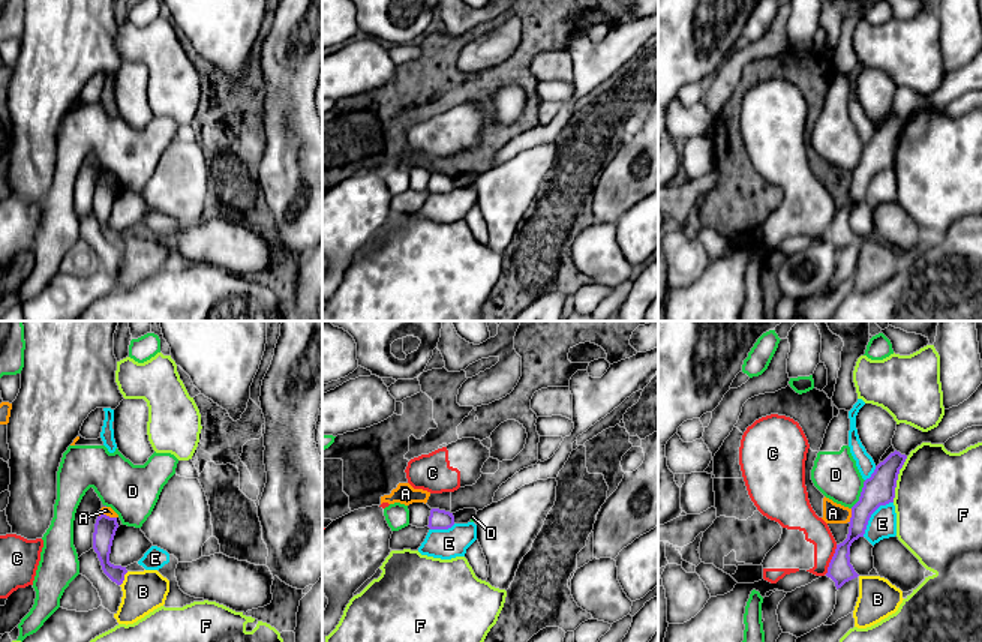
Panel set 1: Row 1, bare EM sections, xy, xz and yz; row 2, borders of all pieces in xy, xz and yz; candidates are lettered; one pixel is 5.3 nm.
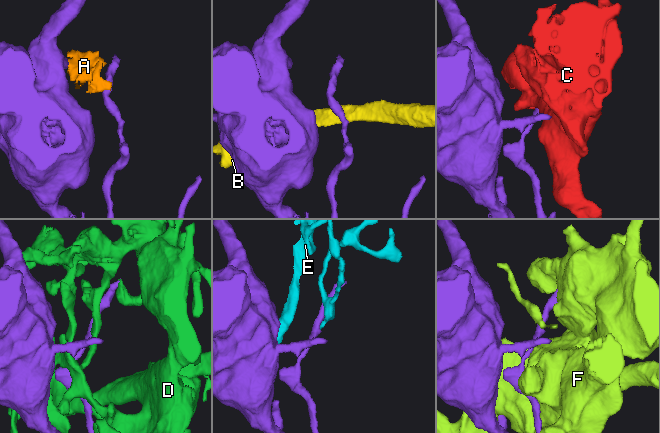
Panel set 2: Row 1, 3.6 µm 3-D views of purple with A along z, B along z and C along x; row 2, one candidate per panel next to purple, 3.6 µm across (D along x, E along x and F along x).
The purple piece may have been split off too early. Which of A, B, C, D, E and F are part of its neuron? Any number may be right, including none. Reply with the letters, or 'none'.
none

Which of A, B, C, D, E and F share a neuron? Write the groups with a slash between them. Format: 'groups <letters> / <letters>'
groups A / B / C / D / E / F

